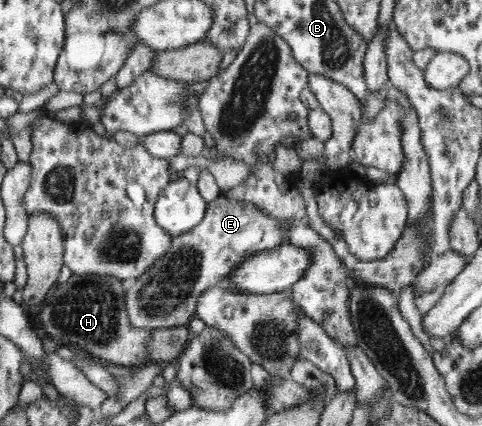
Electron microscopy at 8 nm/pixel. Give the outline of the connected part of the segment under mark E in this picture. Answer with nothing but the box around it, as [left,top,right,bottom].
[125,195,287,329]

